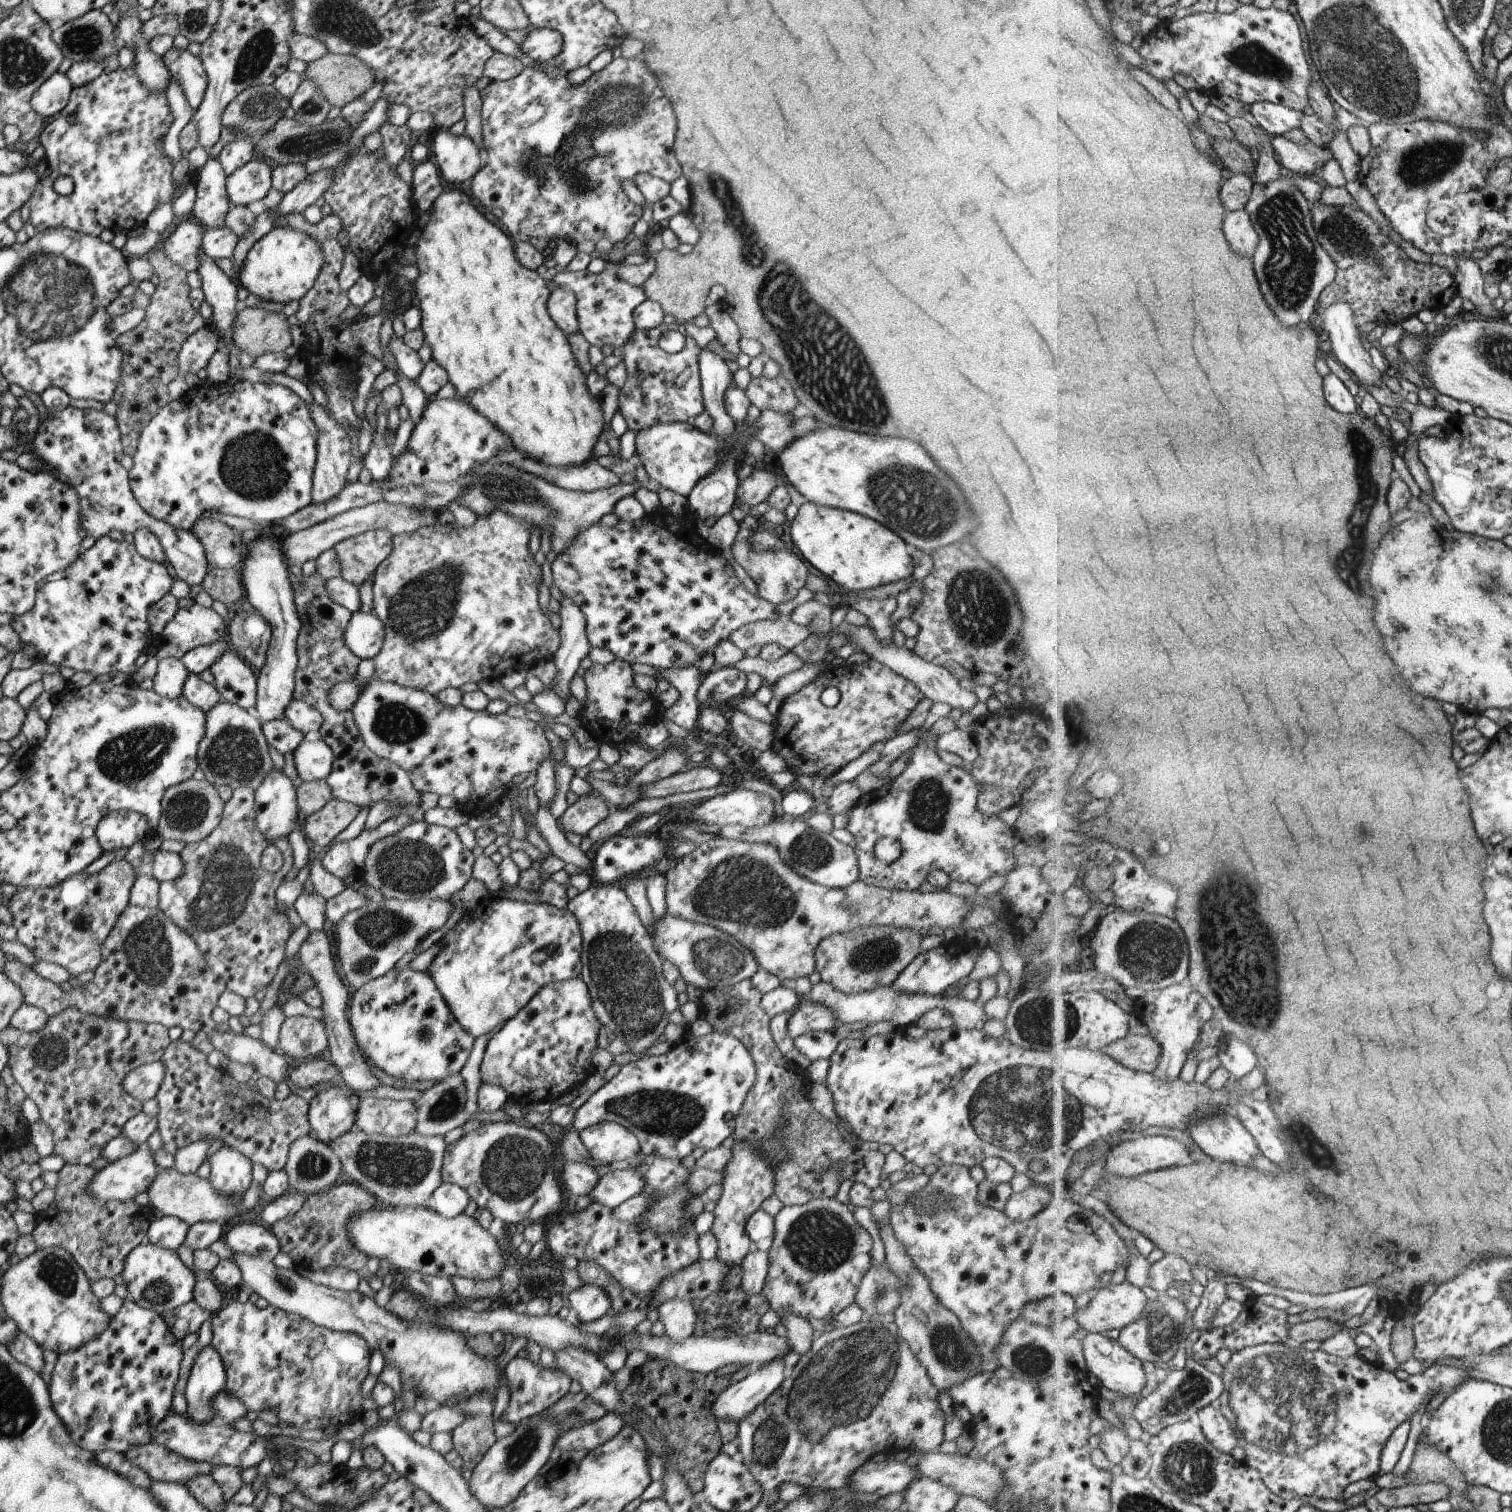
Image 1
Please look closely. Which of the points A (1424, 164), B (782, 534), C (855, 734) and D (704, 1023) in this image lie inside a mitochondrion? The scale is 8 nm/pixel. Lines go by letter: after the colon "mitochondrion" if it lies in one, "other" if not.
A: mitochondrion
B: other
C: mitochondrion
D: other

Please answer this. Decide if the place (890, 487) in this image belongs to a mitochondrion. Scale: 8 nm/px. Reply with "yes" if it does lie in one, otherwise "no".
yes

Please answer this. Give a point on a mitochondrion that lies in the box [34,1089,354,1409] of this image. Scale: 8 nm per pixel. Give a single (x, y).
(57, 1271)

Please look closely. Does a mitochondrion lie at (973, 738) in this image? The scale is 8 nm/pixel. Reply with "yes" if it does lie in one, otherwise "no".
no

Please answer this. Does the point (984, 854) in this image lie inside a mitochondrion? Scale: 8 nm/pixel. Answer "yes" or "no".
no

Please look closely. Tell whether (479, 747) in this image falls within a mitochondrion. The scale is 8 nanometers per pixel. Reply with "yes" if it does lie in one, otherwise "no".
no

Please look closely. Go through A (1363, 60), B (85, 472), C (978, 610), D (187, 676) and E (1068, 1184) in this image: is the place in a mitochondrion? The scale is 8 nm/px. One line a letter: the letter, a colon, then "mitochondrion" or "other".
A: mitochondrion
B: mitochondrion
C: mitochondrion
D: other
E: other

